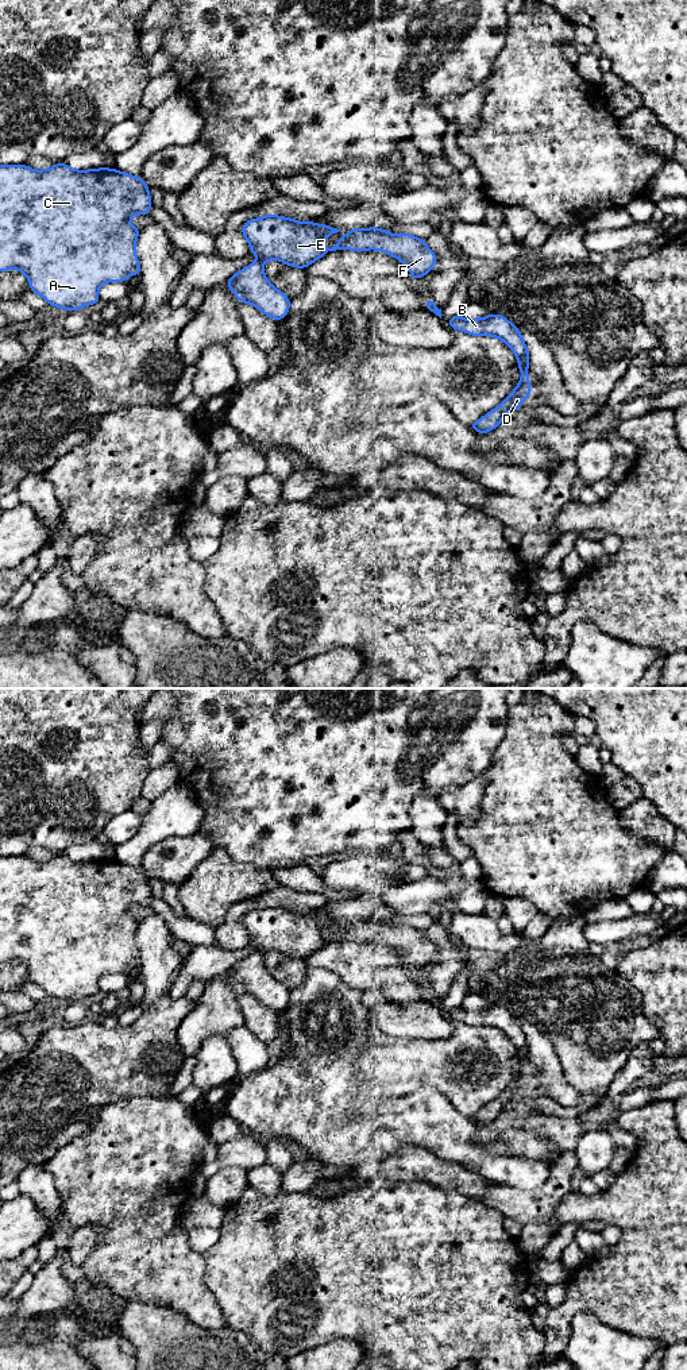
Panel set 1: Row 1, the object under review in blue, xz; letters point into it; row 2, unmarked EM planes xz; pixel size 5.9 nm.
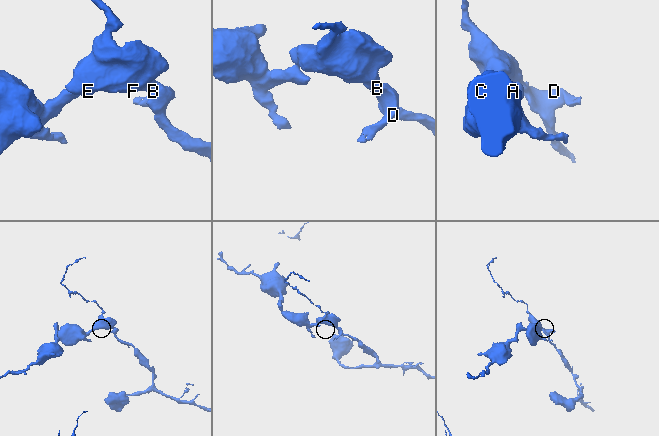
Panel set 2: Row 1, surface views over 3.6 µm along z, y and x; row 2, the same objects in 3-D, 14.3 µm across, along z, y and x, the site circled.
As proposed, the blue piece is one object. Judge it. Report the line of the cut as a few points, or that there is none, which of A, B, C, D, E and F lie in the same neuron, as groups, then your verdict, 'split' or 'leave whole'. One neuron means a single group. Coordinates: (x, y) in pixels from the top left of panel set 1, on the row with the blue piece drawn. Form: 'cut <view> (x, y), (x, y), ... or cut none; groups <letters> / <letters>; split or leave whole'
cut xz (257, 261), (262, 263); groups A C / B D E F; split

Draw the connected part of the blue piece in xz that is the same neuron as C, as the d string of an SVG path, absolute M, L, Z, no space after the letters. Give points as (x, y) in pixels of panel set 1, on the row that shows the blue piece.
M55 163L47 170L34 170L27 165L0 165L0 271L16 269L22 271L28 282L31 292L45 298L50 306L67 310L82 309L90 304L100 304L99 287L105 282L126 282L128 275L140 275L140 265L135 252L136 239L140 229L130 223L131 215L150 215L151 197L146 182L116 169L74 170L65 163Z

